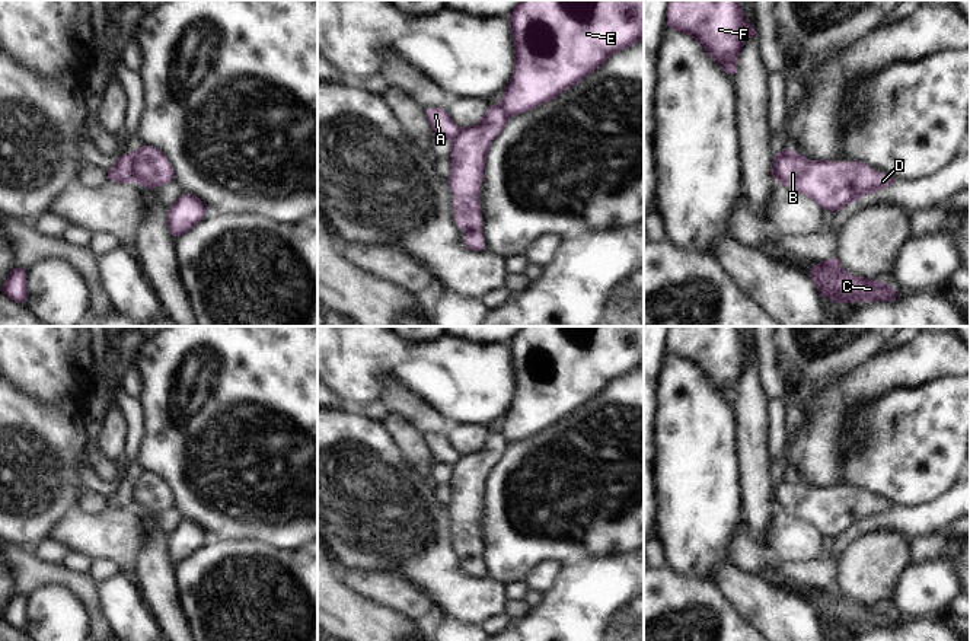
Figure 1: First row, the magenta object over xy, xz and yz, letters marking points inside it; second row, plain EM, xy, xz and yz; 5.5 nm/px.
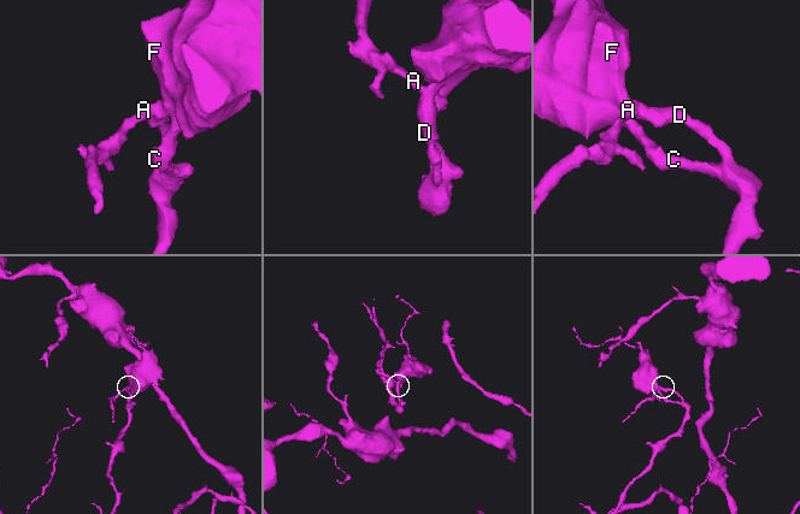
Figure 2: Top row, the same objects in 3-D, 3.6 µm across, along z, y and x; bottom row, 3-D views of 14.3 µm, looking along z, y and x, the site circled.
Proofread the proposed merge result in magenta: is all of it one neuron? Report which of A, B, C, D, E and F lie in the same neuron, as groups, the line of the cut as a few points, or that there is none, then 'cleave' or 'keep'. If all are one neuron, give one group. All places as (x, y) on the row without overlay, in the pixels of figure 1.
A / B C D E F | xy (131, 482), (134, 506) | cleave

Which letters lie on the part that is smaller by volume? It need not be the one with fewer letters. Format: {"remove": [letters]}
{"remove": ["A"]}

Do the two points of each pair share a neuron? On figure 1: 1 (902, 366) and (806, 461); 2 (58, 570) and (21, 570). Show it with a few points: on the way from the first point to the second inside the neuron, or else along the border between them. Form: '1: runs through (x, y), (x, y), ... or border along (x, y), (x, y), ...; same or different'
1: runs through (873, 382), (862, 385), (816, 431); same
2: runs through (50, 570), (29, 570); same

